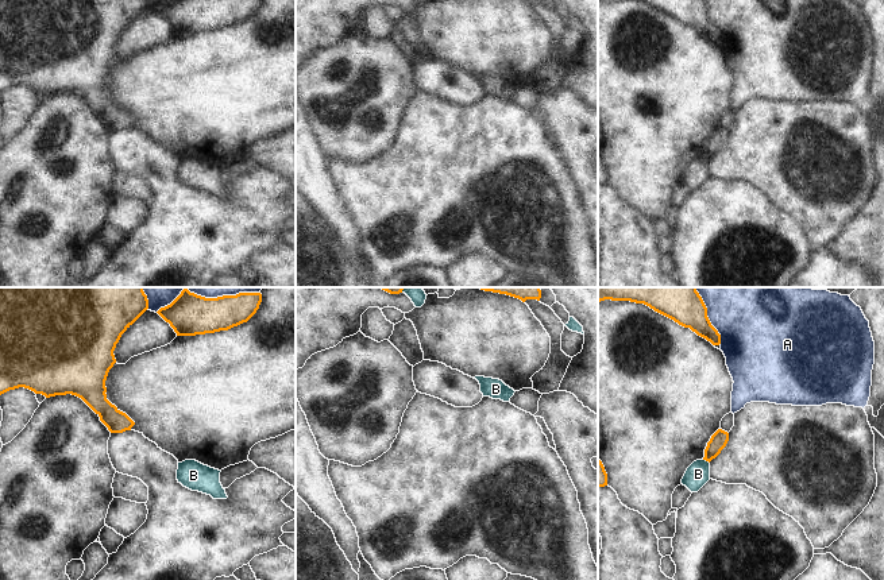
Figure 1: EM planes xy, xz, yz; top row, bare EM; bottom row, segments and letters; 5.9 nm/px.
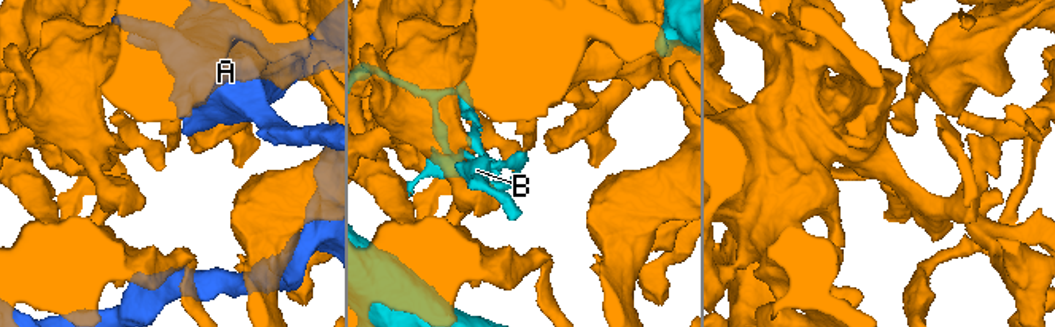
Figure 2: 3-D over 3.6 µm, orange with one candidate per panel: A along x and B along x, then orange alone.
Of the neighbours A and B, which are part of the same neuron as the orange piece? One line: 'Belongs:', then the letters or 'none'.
Belongs: none

